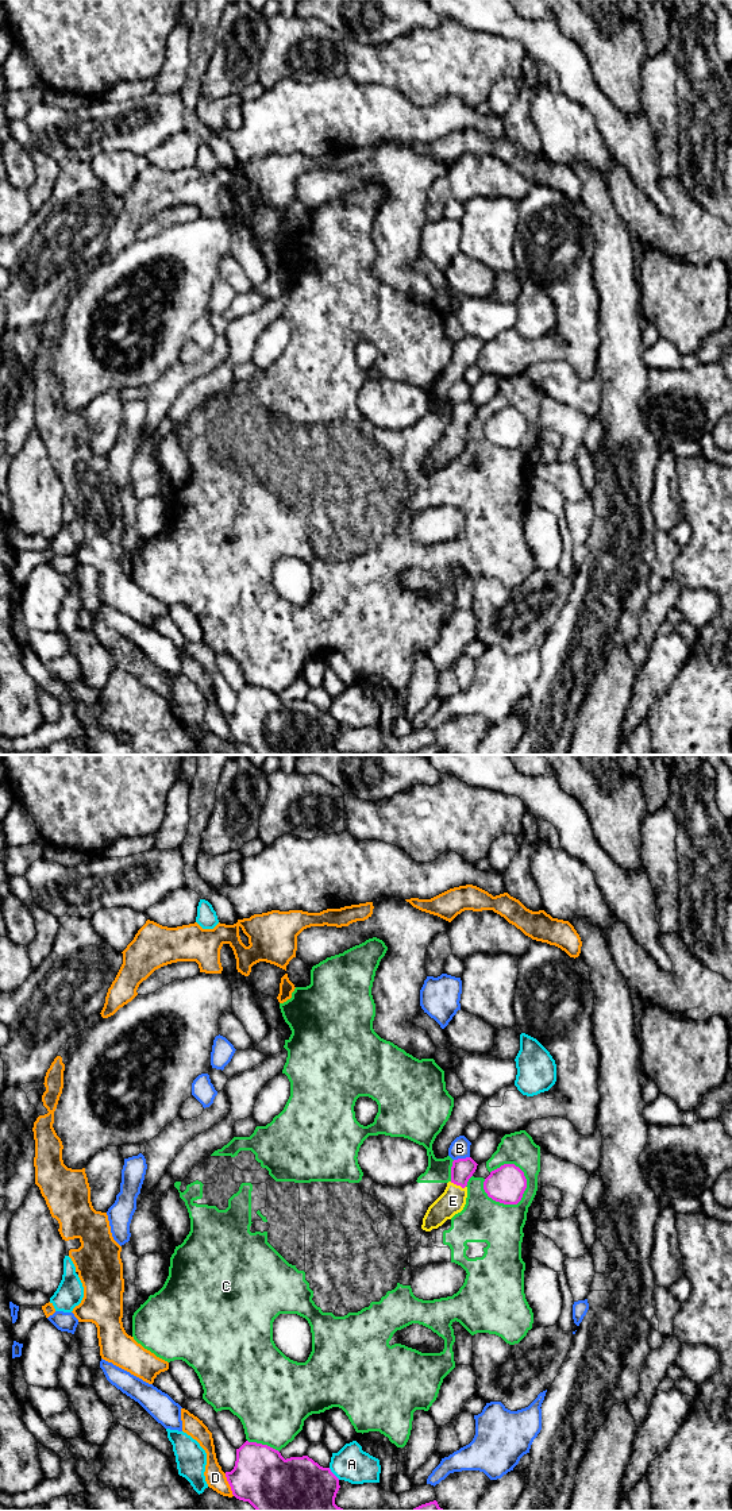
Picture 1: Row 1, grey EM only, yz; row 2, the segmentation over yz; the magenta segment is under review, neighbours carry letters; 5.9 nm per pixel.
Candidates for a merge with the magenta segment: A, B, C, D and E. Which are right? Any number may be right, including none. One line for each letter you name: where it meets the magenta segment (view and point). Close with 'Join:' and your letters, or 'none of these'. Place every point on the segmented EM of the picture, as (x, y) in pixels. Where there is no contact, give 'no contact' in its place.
E: yz (458, 1184)
Join: E

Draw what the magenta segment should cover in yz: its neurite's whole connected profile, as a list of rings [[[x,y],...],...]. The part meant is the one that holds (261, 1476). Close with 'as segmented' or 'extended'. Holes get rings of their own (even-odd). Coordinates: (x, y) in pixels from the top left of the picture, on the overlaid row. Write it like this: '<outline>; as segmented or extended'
[[[246,1441],[236,1449],[236,1461],[231,1472],[226,1472],[232,1495],[249,1502],[257,1511],[348,1511],[335,1504],[340,1488],[339,1479],[330,1468],[323,1468],[308,1456],[284,1458],[281,1453],[267,1445]]]; as segmented

